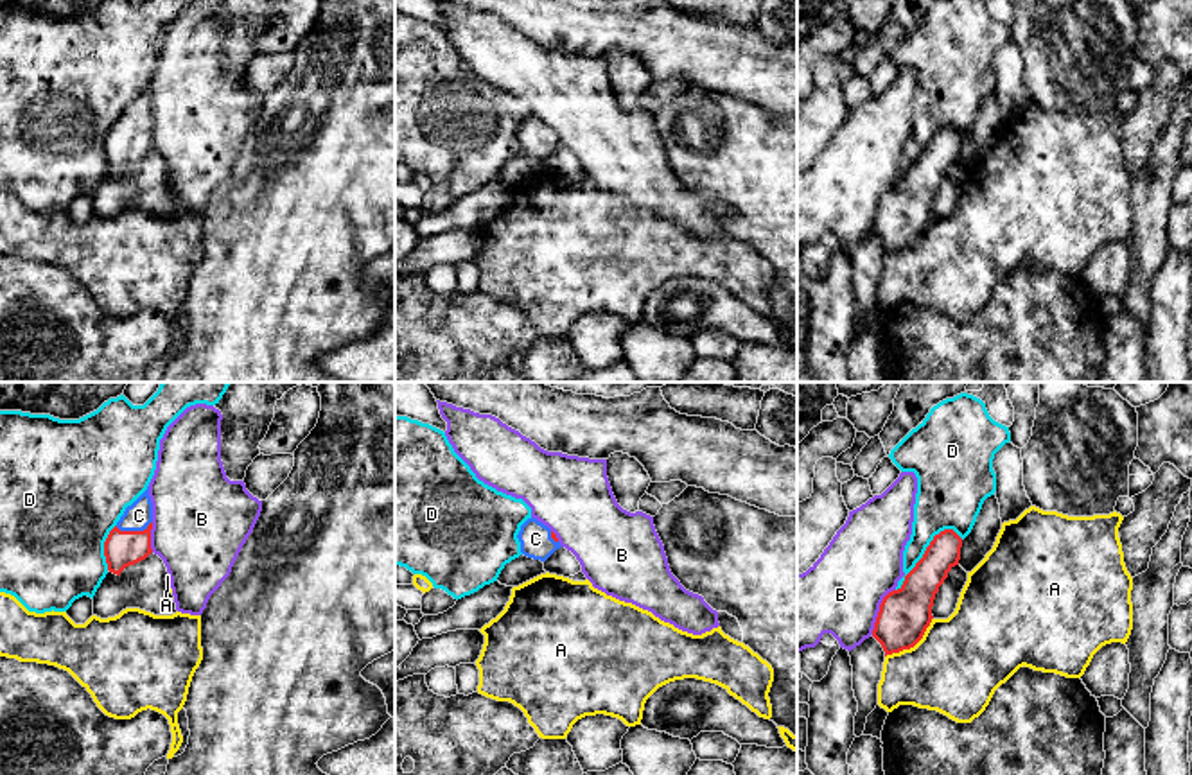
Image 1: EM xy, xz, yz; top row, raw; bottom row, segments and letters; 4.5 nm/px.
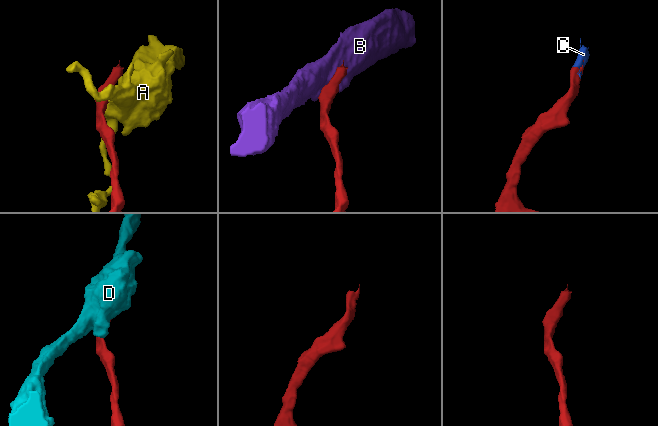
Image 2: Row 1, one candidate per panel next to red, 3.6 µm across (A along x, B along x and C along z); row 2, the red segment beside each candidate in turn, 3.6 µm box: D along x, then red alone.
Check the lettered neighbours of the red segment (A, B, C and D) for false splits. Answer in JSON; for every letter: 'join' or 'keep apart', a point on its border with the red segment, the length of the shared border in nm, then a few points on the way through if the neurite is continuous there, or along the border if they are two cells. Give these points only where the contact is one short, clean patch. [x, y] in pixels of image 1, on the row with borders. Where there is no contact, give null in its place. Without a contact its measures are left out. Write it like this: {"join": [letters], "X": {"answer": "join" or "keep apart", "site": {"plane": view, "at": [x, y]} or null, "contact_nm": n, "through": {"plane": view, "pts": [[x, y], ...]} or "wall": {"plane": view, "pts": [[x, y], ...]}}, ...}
{"join": ["C"], "A": {"answer": "keep apart", "site": {"plane": "yz", "at": [912, 646]}, "contact_nm": 280}, "B": {"answer": "keep apart", "site": {"plane": "yz", "at": [880, 610]}, "contact_nm": 240}, "C": {"answer": "join", "site": {"plane": "xy", "at": [133, 531]}, "contact_nm": 170, "through": {"plane": "xy", "pts": [[122, 548], [133, 531], [139, 515]]}}, "D": {"answer": "keep apart", "site": {"plane": "yz", "at": [927, 549]}, "contact_nm": 380}}

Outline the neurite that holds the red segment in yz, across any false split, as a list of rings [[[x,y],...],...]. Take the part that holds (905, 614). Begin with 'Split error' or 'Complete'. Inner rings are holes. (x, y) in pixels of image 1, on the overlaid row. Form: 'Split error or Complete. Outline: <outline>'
Complete. Outline: [[[953,529],[941,531],[903,585],[883,597],[872,637],[881,644],[885,657],[910,649],[923,639],[933,619],[935,594],[948,572],[959,565],[960,547],[962,538]]]

